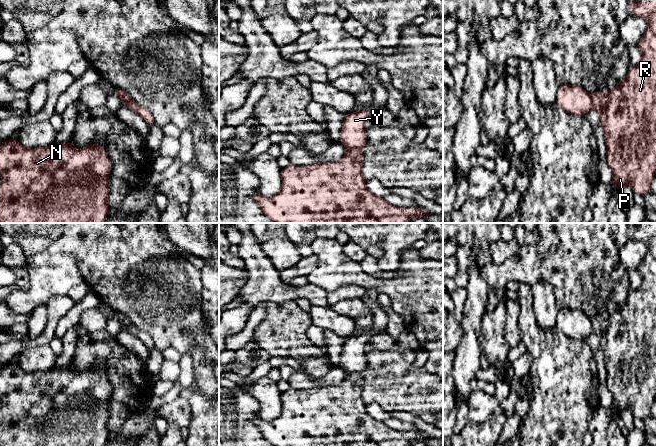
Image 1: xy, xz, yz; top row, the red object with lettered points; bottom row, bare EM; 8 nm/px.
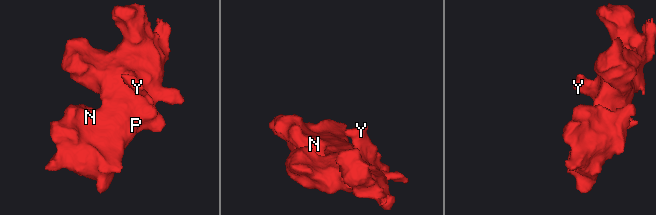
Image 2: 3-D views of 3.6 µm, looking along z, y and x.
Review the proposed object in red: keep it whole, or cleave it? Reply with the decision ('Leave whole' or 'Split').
Leave whole

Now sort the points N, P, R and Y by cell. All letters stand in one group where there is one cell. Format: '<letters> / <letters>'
N P R Y

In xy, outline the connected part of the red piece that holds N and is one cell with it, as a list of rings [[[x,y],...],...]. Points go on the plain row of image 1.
[[[8,363],[2,365],[0,369],[0,447],[103,447],[108,441],[108,422],[109,422],[109,396],[112,387],[103,370],[95,366],[77,373],[70,365],[63,368],[54,368],[46,372],[26,372],[18,364]]]

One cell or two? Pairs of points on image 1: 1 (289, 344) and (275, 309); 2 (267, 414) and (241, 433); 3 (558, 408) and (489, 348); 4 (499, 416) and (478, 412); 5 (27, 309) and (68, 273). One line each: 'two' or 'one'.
1: one
2: two
3: two
4: two
5: one

